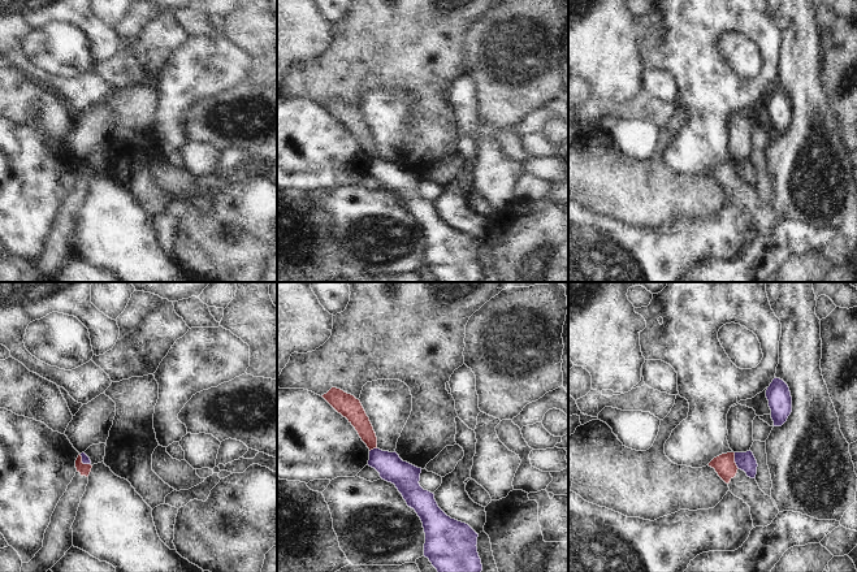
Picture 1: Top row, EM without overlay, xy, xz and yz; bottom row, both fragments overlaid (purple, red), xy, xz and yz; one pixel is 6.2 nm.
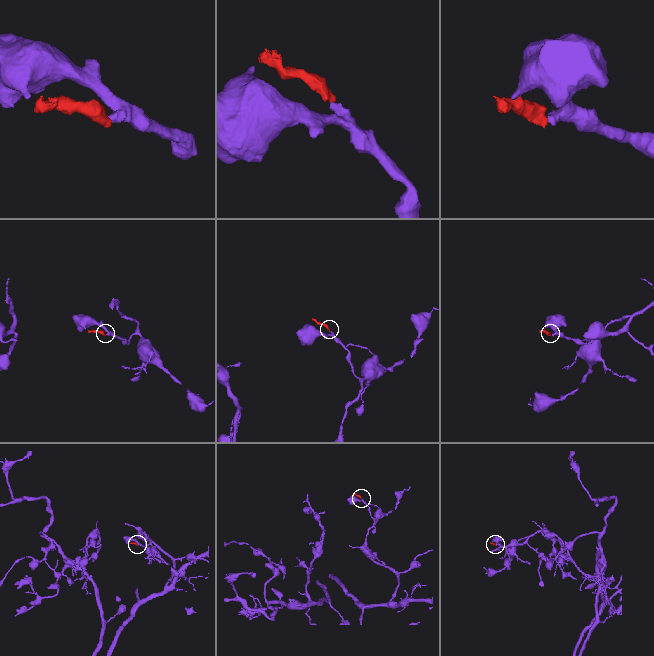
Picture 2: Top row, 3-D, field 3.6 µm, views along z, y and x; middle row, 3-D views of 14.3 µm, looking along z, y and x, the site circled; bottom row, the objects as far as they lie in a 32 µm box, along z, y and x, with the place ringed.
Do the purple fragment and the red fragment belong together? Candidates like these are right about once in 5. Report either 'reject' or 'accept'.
reject

